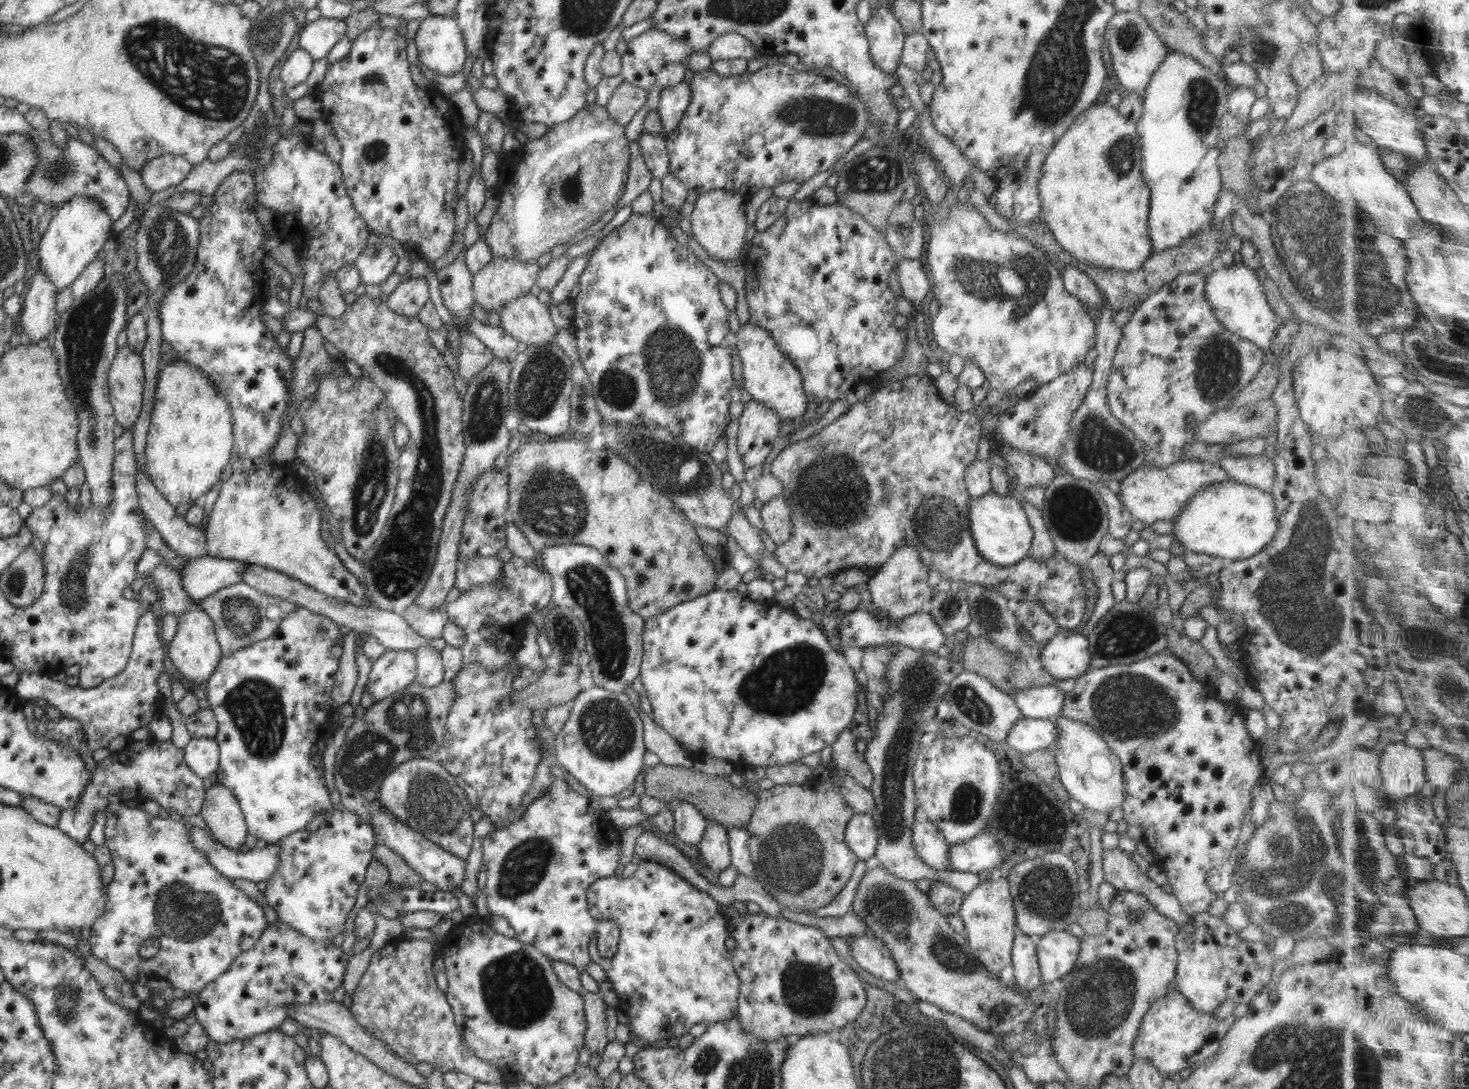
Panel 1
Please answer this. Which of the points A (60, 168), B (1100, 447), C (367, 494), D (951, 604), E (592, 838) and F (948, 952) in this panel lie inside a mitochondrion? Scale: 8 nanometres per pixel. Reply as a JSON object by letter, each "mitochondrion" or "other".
{"A":"mitochondrion","B":"mitochondrion","C":"mitochondrion","D":"mitochondrion","E":"other","F":"mitochondrion"}

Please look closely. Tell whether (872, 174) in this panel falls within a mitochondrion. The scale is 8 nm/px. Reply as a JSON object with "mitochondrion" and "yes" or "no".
{"mitochondrion":"yes"}

